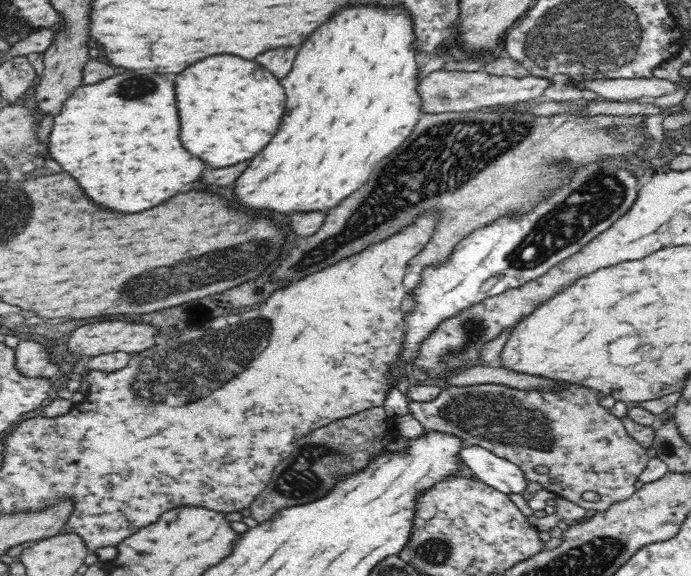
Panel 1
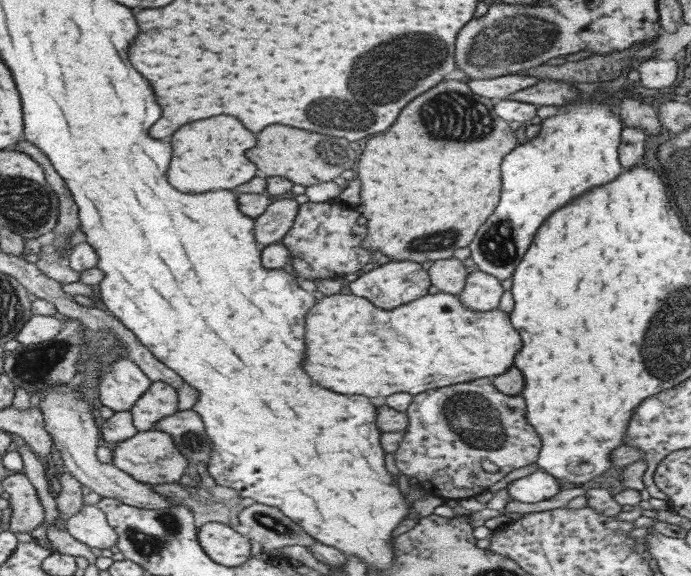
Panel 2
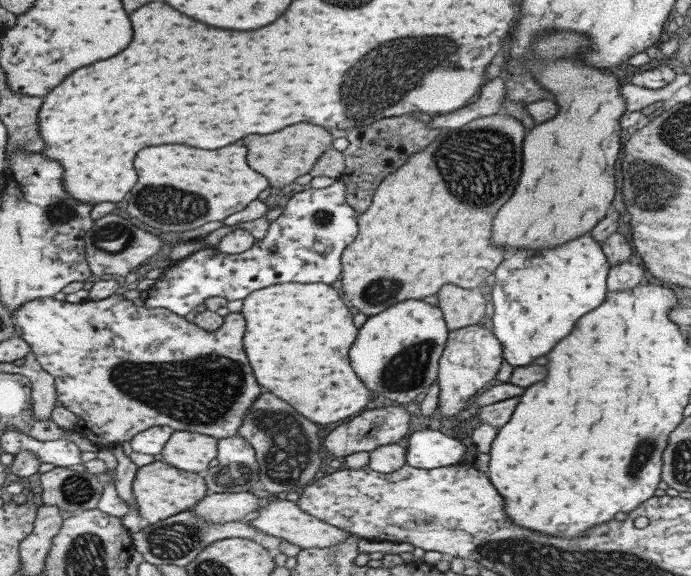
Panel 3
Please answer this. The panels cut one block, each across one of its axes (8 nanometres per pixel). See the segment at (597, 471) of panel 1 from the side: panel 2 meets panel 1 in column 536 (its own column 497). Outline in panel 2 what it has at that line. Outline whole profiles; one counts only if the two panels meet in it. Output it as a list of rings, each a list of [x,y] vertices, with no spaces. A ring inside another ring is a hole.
[[[472,380],[466,384],[454,384],[450,388],[438,388],[422,392],[414,398],[408,413],[407,428],[397,448],[394,458],[400,476],[416,478],[421,490],[436,497],[466,499],[485,493],[490,487],[513,470],[537,462],[542,441],[526,420],[526,402],[522,396],[502,394],[490,380]],[[482,460],[490,460],[499,471],[490,474],[482,469]]]

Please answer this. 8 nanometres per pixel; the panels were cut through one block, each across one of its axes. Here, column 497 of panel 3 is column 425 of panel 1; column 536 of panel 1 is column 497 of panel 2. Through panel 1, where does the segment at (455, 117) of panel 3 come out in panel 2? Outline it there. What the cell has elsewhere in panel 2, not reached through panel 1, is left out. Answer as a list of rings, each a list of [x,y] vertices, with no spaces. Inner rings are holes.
[[[514,73],[483,80],[468,79],[466,83],[474,94],[496,101],[506,96],[514,96],[513,92],[534,86],[538,80],[539,78],[532,78],[532,75]]]

